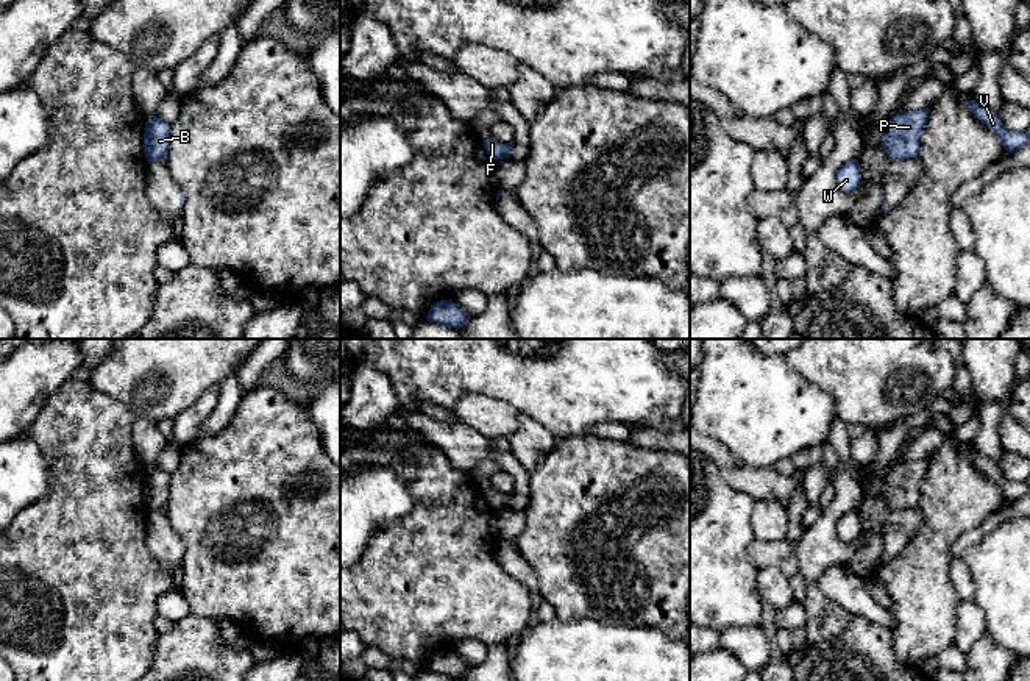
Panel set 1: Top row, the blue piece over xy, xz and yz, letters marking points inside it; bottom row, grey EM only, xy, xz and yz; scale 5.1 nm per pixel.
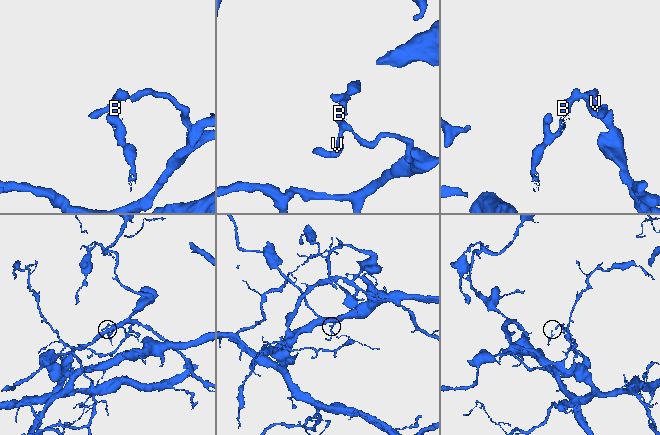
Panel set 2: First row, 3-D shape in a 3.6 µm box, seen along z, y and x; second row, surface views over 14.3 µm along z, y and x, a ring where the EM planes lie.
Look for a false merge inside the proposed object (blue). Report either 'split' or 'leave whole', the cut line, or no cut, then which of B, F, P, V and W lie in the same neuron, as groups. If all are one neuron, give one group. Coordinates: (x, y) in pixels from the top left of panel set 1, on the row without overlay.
split; cut in xy along (149, 511), (152, 513); B P V / F W

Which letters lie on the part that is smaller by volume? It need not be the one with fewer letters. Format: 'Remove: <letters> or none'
Remove: F, W

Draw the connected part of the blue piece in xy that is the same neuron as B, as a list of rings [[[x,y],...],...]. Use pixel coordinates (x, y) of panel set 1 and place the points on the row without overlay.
[[[159,467],[145,472],[144,497],[148,512],[162,511],[169,503],[170,475]]]

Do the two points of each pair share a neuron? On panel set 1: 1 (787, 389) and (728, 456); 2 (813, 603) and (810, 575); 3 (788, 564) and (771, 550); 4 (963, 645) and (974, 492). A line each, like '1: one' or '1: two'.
1: two
2: two
3: one
4: two

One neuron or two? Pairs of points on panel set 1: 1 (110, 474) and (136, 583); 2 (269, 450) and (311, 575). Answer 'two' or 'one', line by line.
1: one
2: one

